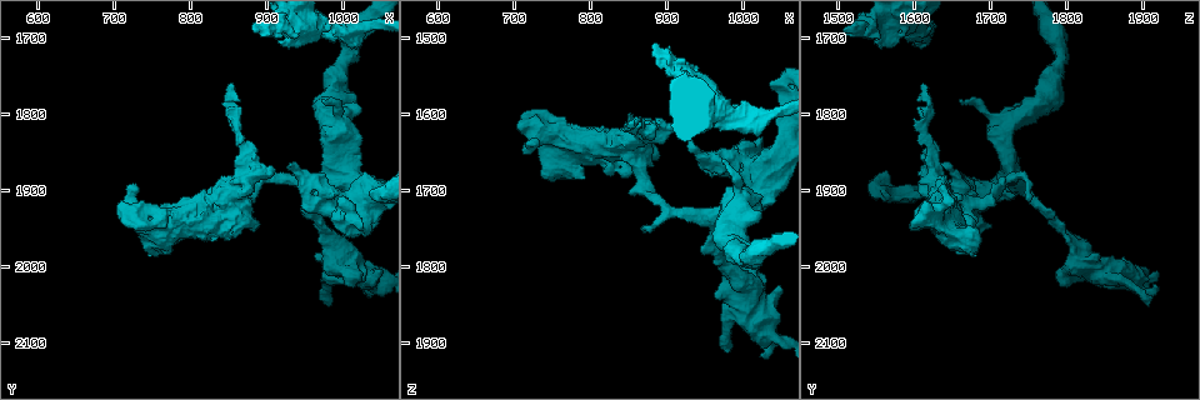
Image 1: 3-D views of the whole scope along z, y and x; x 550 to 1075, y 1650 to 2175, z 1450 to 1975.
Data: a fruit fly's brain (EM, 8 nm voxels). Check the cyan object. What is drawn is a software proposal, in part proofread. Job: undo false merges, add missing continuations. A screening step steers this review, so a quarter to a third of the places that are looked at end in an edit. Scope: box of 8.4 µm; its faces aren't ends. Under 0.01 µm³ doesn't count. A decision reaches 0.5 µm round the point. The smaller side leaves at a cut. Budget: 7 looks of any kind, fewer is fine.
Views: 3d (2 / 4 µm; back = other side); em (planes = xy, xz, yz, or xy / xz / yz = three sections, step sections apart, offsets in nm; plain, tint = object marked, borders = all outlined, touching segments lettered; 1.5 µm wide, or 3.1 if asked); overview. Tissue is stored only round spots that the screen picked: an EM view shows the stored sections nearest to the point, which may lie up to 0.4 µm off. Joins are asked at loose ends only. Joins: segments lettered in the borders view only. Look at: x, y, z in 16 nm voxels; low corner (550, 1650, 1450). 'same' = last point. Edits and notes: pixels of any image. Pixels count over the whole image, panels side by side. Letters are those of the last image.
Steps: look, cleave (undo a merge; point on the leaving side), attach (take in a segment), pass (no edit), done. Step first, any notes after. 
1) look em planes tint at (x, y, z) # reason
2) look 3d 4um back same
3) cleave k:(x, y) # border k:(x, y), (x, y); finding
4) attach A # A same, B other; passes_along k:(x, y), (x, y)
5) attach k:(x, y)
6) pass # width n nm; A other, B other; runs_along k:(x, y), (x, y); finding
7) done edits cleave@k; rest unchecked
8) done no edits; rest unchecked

look 3d 2um at (715, 1895, 1640) # stops while still wide

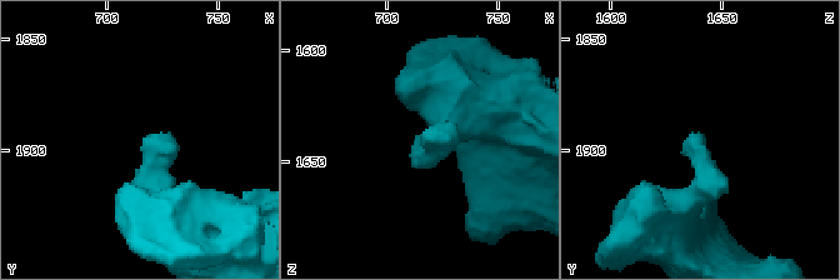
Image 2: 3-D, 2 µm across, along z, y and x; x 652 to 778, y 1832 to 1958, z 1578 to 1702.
look em planes borders at (716, 1895, 1637)

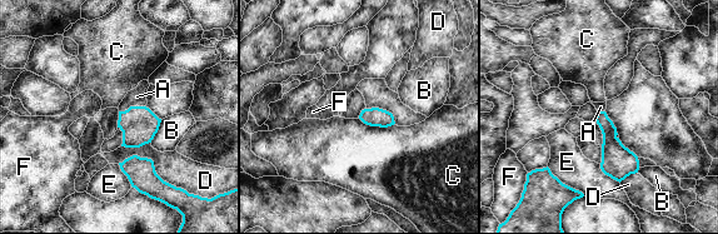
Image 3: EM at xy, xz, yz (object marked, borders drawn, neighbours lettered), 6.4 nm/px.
attach A # longest_contact D 380 nm; A same, B other, C other, D other, E other, F other; passes_along 3:(139, 124), (131, 106), (136, 96); it goes on there

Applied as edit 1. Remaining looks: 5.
look 3d 2um at (975, 1780, 1655) # branch stops here

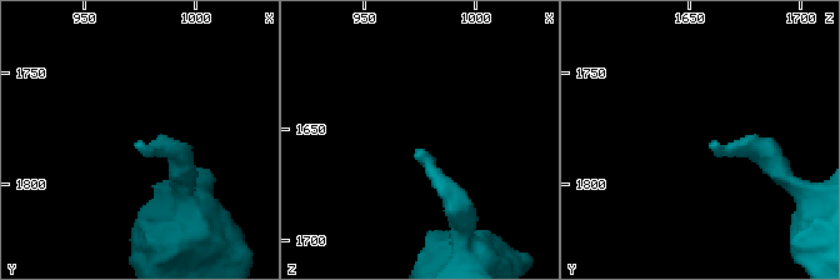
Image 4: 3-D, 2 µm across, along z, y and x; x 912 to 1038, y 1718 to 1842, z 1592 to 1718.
look em yz step 8 borders at (974, 1782, 1659)

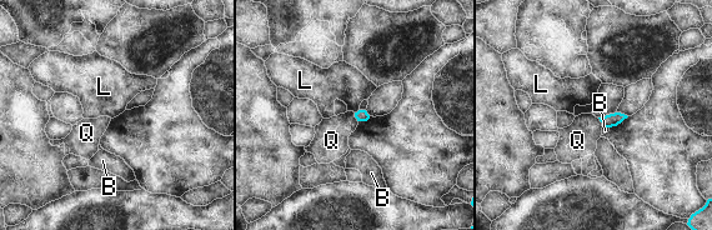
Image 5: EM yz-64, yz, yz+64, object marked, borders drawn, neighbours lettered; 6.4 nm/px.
look em planes borders same

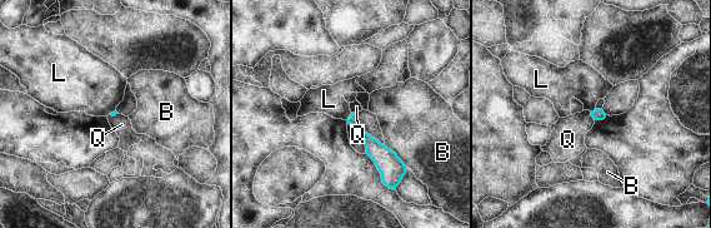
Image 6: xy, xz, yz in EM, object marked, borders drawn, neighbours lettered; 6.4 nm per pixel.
pass # longest_contact B 200 nm; B other, L other, Q other; border 6:(590, 112), (594, 120); no lettered segment goes on from it

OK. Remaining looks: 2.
look em xz step 4 tint at (855, 1765, 1605) # free end

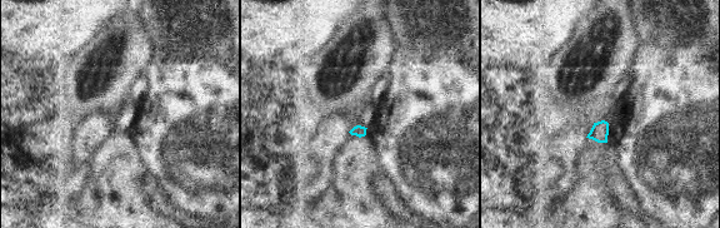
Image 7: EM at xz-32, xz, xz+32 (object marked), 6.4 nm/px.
look em planes borders same # another direction

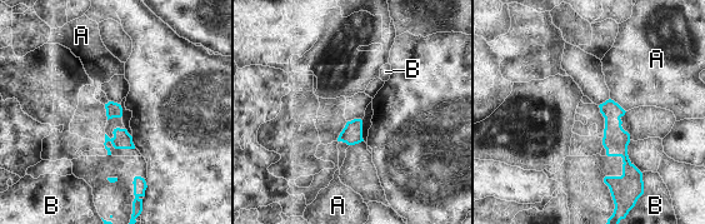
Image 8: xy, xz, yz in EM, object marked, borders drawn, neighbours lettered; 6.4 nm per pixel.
pass # A other, B other; border 8:(610, 98), (625, 112); no lettered segment goes on from it

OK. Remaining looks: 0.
done edits attach@3; rest unchecked

